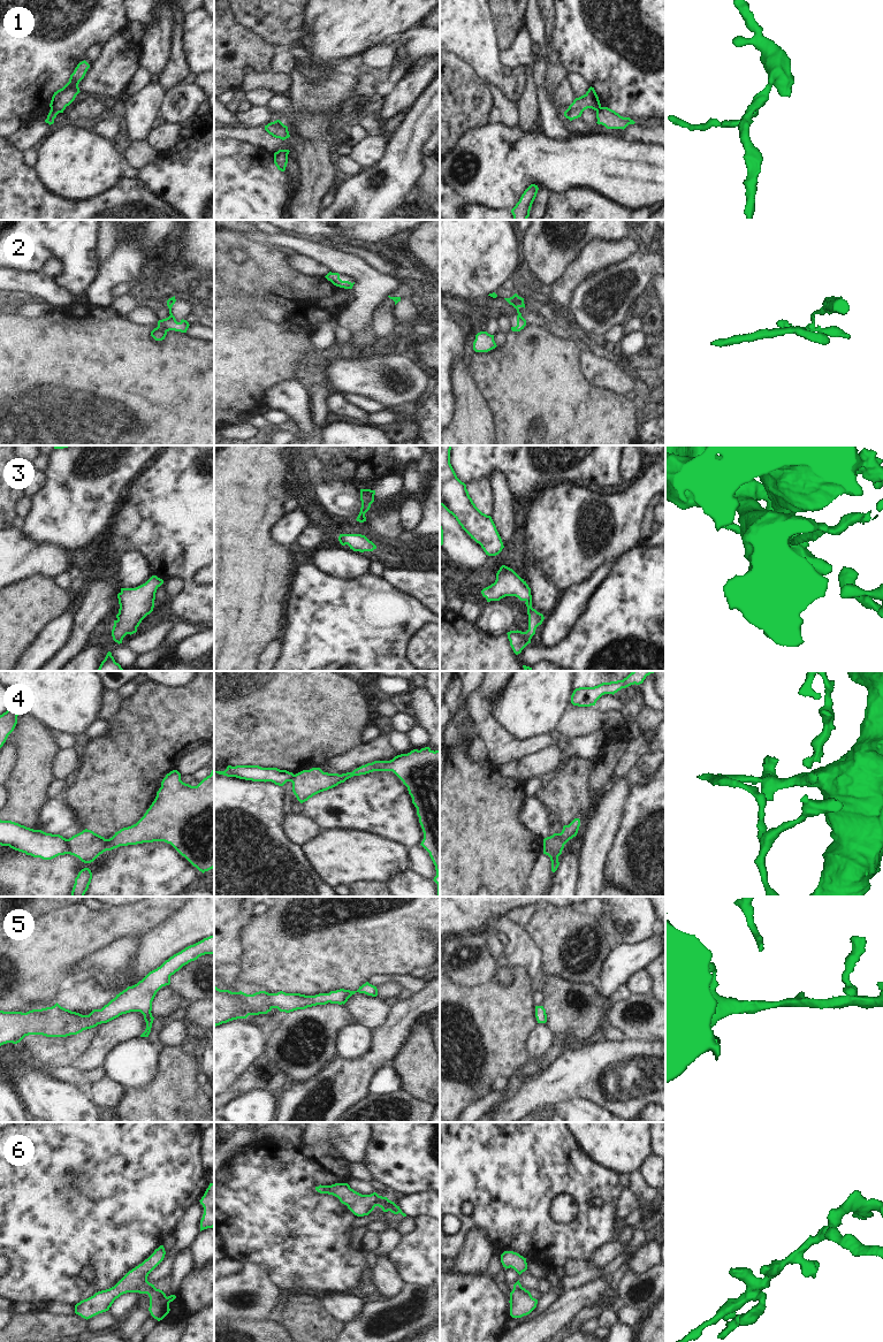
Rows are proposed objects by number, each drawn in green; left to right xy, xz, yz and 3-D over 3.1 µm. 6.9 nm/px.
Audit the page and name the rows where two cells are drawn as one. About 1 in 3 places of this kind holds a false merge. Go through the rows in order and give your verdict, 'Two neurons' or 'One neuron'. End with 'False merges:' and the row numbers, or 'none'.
1: Two neurons
2: Two neurons
3: One neuron
4: Two neurons
5: One neuron
6: One neuron
False merges: 1, 2, 4.

